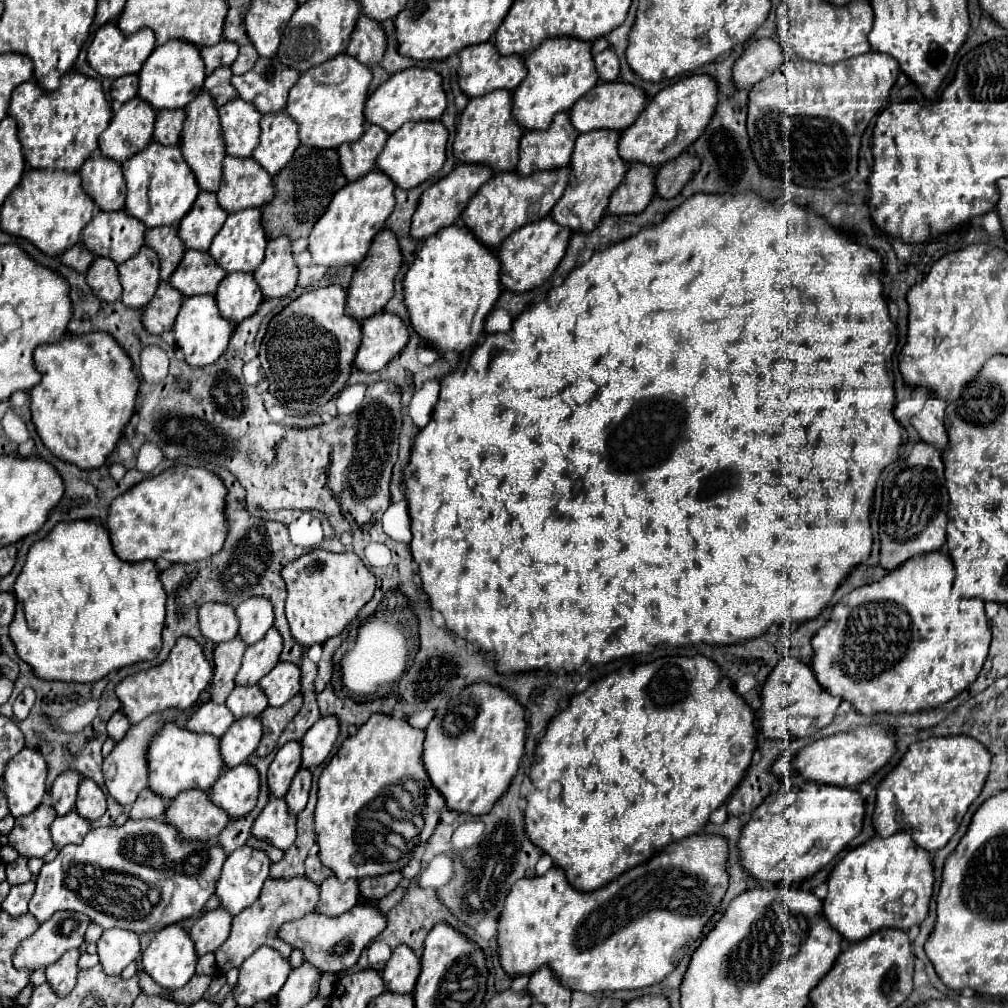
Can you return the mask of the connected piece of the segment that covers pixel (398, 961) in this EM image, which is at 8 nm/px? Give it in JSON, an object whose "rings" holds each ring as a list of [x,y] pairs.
{"rings":[[[399,945],[391,959],[387,961],[381,977],[385,981],[385,987],[395,993],[411,993],[415,989],[417,977],[421,973],[421,959],[411,947]]]}

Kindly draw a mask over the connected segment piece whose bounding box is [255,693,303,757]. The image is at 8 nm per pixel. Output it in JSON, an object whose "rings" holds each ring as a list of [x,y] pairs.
{"rings":[[[297,693],[293,699],[289,699],[285,705],[281,707],[267,707],[259,717],[263,723],[263,739],[257,747],[257,755],[265,757],[269,755],[275,747],[277,747],[277,739],[283,733],[283,729],[289,725],[289,721],[297,715],[297,711],[303,705],[303,695]]]}

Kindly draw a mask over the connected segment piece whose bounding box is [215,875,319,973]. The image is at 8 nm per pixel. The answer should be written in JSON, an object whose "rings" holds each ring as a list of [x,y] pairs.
{"rings":[[[305,875],[303,877],[289,877],[289,879],[269,877],[263,885],[263,893],[259,895],[259,899],[253,905],[249,905],[247,909],[243,909],[239,915],[233,917],[229,939],[215,951],[217,967],[223,973],[227,973],[233,967],[241,967],[243,961],[251,953],[255,953],[255,949],[259,949],[263,945],[279,951],[283,957],[289,957],[293,947],[279,937],[279,931],[285,923],[301,919],[303,915],[315,911],[317,901],[319,901],[319,885],[311,879],[307,879]]]}

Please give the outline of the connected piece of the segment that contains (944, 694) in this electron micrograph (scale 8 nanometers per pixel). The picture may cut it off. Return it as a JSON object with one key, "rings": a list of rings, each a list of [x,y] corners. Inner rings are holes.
{"rings":[[[931,551],[907,559],[879,581],[847,593],[833,607],[825,627],[811,639],[815,649],[811,667],[817,681],[829,693],[851,701],[855,709],[865,715],[879,711],[915,713],[953,699],[981,673],[991,641],[991,627],[983,609],[983,599],[953,597],[953,579],[955,565],[951,565],[951,557],[941,551]]]}

